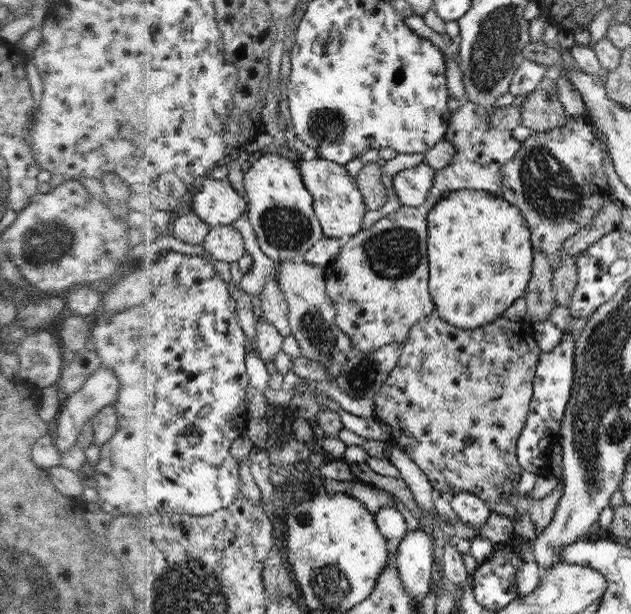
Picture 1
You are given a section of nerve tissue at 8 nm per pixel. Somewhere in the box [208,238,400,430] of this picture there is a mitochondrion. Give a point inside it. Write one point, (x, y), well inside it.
(312, 326)

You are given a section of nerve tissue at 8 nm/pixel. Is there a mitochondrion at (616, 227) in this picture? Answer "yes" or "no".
no

